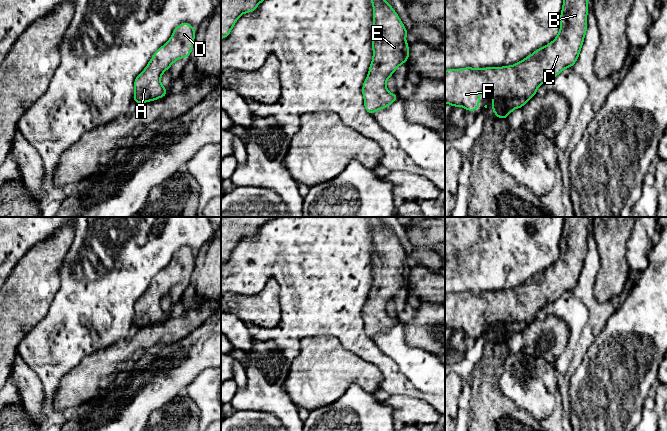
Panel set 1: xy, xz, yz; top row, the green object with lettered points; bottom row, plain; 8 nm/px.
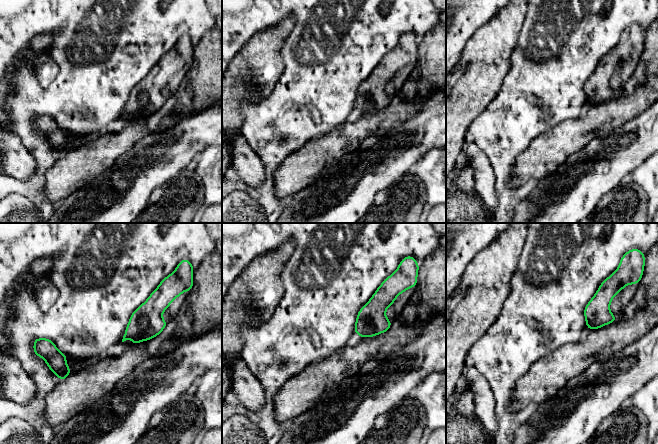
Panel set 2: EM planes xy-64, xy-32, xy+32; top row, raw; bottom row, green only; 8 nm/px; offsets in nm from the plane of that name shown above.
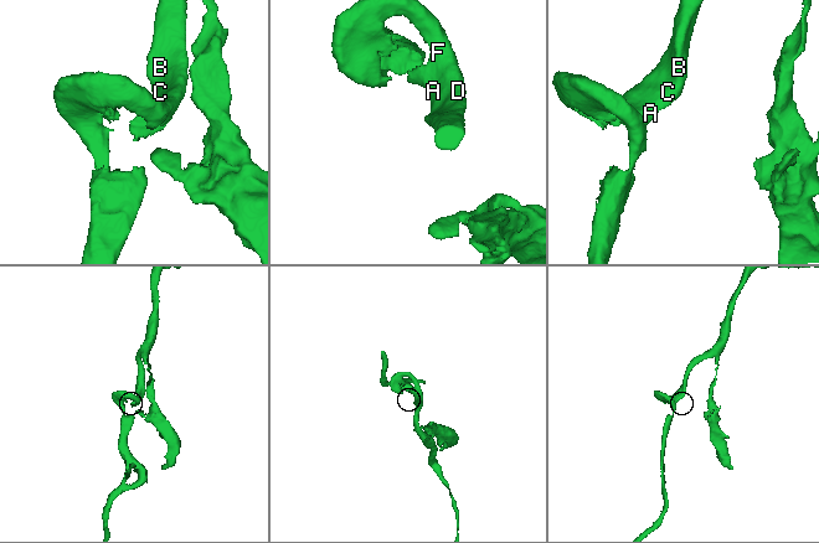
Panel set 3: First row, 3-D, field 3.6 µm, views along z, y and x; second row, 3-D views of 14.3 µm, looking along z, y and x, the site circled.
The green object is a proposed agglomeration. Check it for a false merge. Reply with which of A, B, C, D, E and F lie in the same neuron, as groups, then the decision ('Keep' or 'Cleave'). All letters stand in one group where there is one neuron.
Groups: A B C D E F. Keep

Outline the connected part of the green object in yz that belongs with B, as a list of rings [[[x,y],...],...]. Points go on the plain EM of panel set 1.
[[[564,217],[557,261],[512,290],[445,294],[445,327],[452,331],[462,330],[465,334],[476,335],[479,333],[479,319],[491,317],[492,334],[498,342],[505,343],[514,333],[522,332],[537,318],[539,309],[552,304],[578,284],[587,256],[588,224],[588,217]]]

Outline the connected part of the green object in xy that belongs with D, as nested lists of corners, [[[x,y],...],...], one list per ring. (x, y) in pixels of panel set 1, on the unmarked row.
[[[190,247],[178,249],[167,267],[152,280],[146,292],[134,304],[133,325],[139,329],[164,321],[169,315],[161,308],[161,299],[179,282],[189,281],[196,255]]]

